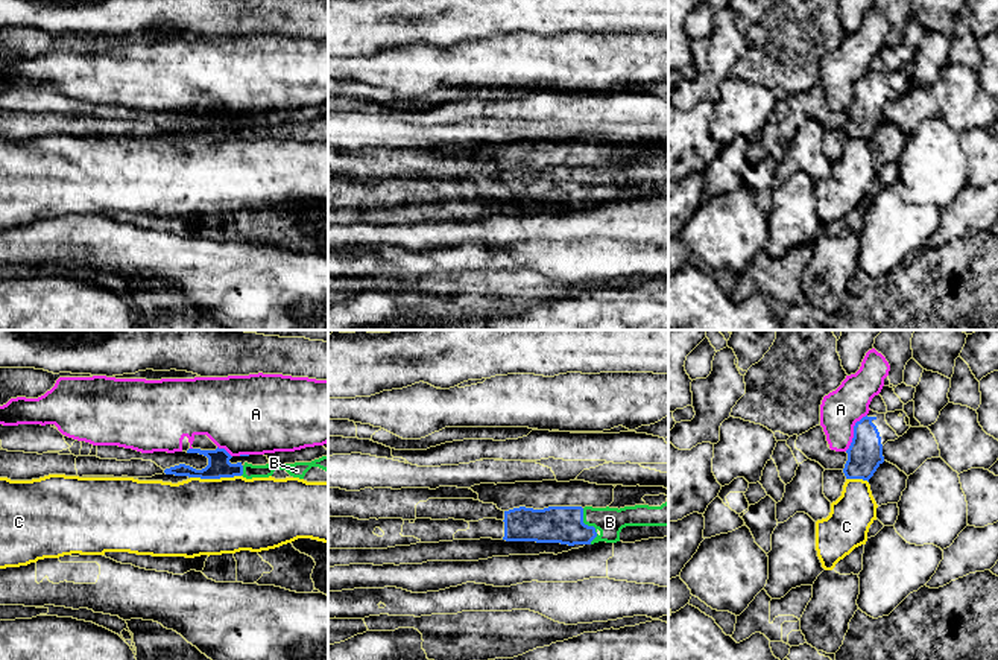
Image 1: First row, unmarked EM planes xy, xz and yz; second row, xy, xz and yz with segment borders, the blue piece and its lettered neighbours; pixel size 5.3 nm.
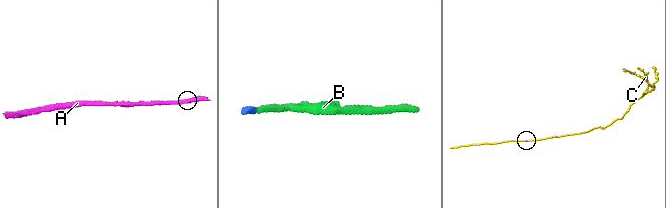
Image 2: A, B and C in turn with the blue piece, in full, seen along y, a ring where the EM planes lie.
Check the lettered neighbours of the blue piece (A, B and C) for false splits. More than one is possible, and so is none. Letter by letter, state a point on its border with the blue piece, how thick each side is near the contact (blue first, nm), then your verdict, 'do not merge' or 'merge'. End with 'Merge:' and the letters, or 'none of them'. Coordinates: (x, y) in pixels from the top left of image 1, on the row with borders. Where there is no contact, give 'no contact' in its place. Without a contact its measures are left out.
A: contact yz (854, 432); calibres 190 and 220 nm; do not merge
B: contact xz (590, 526); calibres 200 and 150 nm; merge
C: contact xy (214, 478); calibres 120 and 400 nm; do not merge
Merge: B

